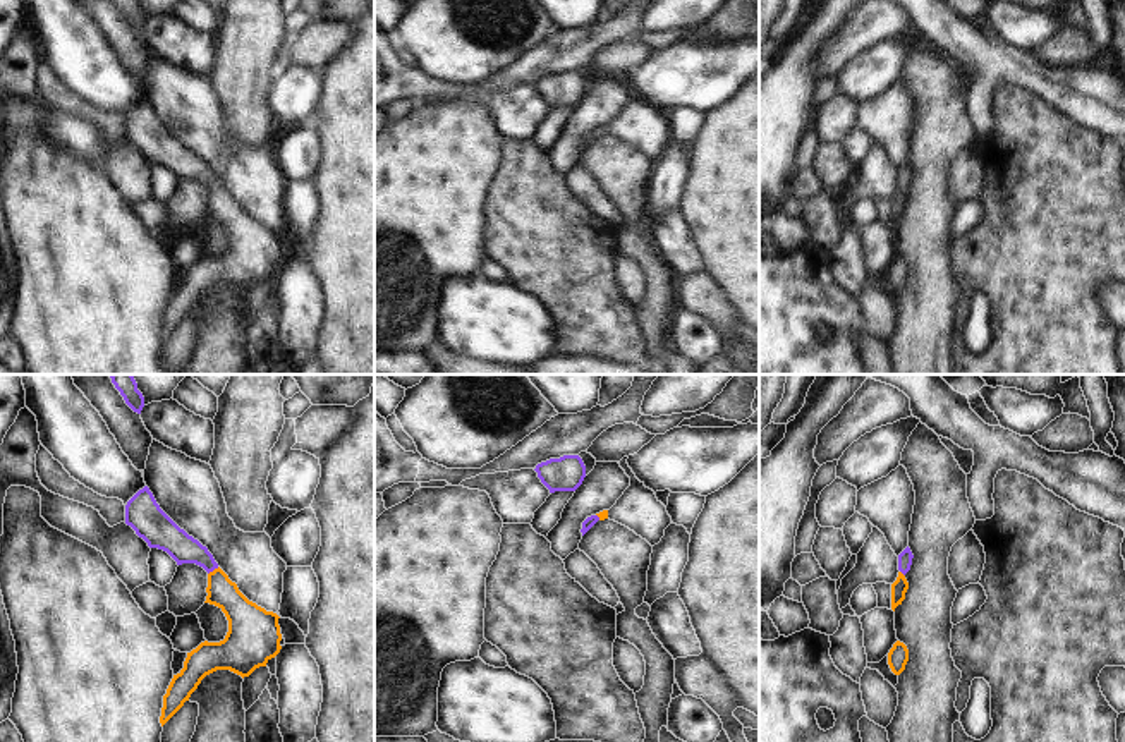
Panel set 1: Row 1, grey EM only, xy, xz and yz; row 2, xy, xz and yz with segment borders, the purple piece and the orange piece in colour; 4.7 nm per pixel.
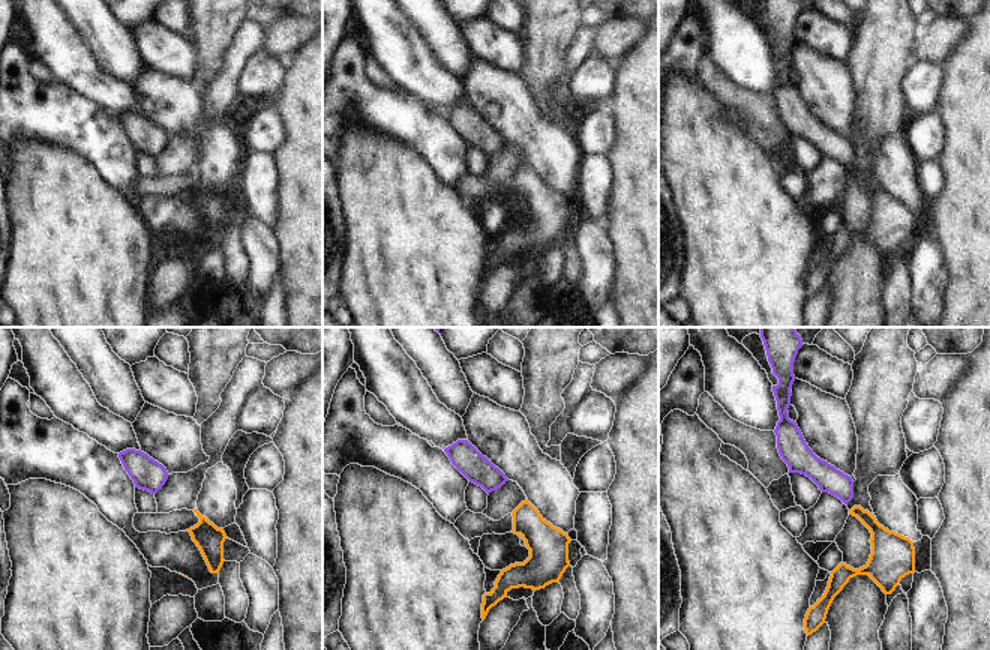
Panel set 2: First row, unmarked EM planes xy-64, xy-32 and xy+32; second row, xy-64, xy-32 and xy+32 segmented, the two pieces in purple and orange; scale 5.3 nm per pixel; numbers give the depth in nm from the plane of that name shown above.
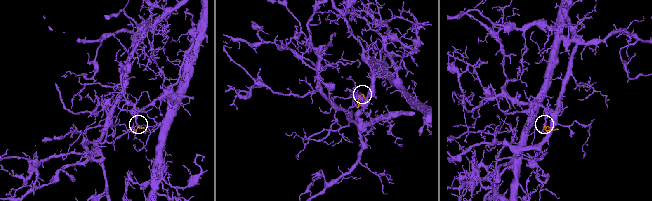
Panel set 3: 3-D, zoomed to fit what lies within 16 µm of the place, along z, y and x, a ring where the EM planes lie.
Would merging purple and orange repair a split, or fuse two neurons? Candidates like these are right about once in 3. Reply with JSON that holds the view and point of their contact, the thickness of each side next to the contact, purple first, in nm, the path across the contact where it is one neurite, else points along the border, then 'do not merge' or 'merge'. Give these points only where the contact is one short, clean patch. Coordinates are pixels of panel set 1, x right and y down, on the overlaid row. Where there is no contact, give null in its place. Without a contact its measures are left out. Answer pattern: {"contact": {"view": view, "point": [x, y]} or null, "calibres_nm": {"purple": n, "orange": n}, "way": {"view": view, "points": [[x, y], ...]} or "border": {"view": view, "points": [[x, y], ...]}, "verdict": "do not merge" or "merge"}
{"contact": {"view": "xy", "point": [213, 569]}, "calibres_nm": {"purple": 140, "orange": 140}, "way": {"view": "xy", "points": [[170, 538], [198, 553], [213, 569], [220, 589], [241, 614]]}, "verdict": "merge"}

